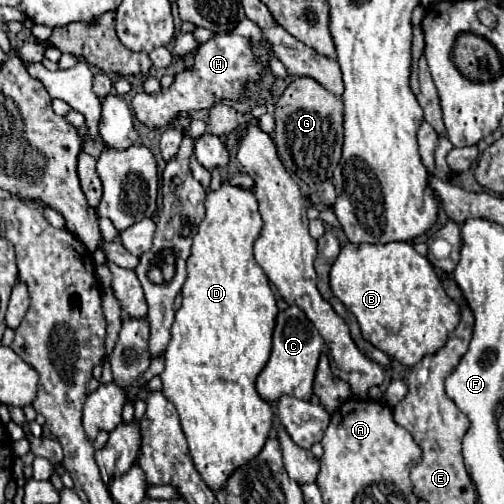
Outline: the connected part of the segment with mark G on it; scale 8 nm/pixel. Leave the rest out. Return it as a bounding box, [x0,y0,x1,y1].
[275,77,343,185]

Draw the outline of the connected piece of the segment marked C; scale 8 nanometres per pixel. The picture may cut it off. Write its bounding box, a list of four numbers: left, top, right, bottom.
[257,307,325,405]

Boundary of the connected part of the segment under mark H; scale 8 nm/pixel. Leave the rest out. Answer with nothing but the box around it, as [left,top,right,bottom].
[131,33,263,129]

